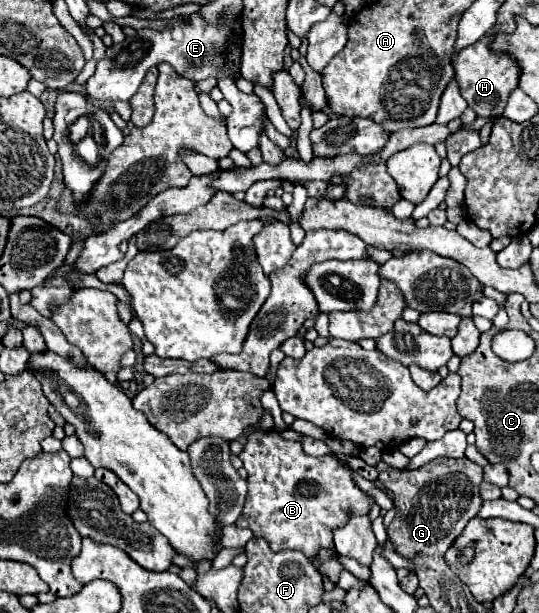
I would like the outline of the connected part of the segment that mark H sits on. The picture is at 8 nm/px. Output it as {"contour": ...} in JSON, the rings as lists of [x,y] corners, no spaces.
{"contour":[[[483,36],[479,42],[463,48],[453,56],[453,68],[455,68],[455,78],[461,90],[461,96],[467,100],[469,108],[475,110],[477,116],[481,118],[497,118],[501,116],[509,94],[517,88],[519,80],[519,66],[513,62],[513,58],[505,54],[491,54],[489,52],[489,38]]]}

